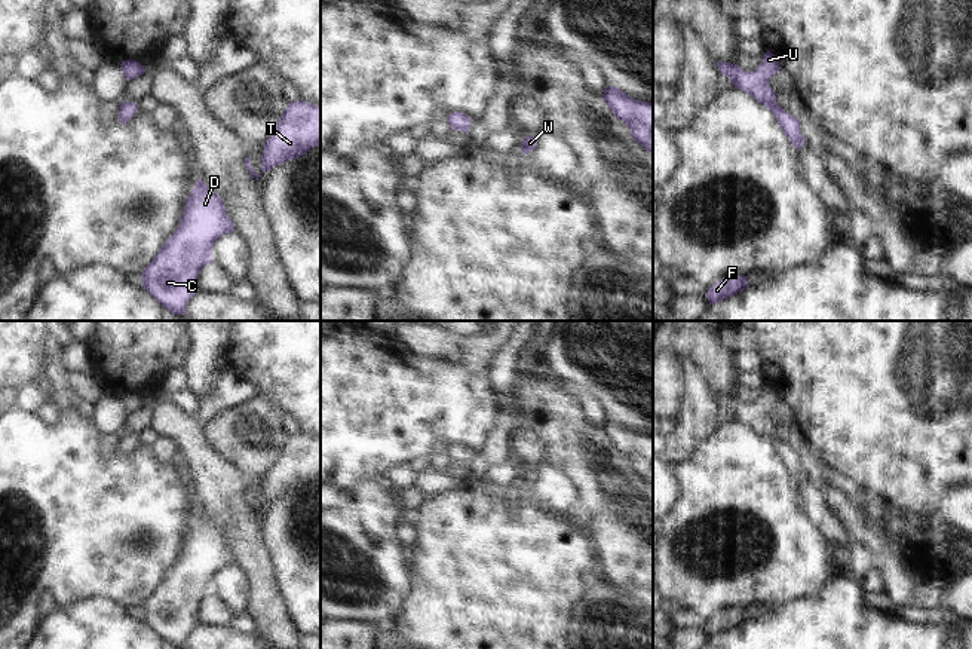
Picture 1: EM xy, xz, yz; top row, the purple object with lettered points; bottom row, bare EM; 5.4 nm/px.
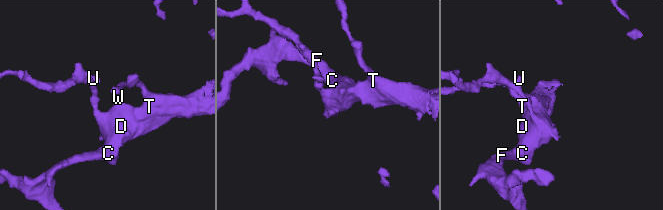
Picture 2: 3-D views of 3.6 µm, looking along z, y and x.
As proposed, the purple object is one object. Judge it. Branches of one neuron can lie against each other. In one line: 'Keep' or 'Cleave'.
Keep

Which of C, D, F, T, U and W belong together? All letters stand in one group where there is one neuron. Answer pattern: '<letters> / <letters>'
C D F T U W

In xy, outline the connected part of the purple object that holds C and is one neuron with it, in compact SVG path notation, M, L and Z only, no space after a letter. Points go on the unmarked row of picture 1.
M199 511L187 529L178 561L141 604L142 621L174 648L184 648L197 625L200 601L214 594L215 573L230 564L234 558L221 529Z

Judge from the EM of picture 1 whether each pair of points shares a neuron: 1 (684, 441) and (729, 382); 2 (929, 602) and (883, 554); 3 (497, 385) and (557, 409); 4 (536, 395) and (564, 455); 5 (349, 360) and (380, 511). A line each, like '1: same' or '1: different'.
1: different
2: different
3: different
4: same
5: different

